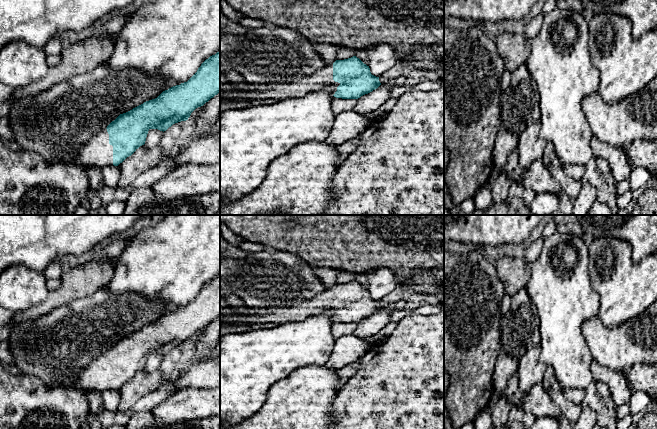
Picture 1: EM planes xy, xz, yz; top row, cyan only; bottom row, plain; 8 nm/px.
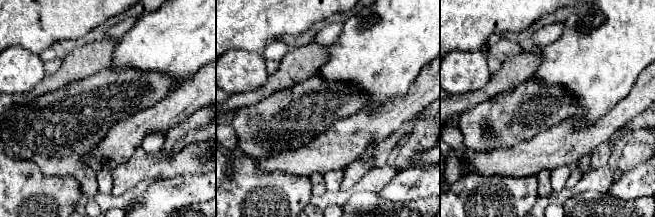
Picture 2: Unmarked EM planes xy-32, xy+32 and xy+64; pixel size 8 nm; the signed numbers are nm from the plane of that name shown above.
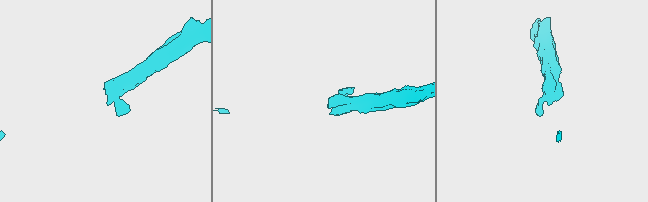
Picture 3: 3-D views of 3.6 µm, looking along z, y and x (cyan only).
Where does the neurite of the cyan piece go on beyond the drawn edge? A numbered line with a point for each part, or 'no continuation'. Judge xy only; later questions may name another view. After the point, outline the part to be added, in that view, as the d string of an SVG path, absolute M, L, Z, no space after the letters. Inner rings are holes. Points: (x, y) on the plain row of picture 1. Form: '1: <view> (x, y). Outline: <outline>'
1: xy (97, 375). Outline: M107 353L94 359L88 366L79 372L70 372L60 376L56 380L47 383L49 387L54 385L76 387L80 391L113 389L113 370L109 368Z

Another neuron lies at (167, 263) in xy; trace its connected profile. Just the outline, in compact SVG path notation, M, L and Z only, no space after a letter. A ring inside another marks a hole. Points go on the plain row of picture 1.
M164 215L157 223L126 237L129 242L115 260L113 277L104 289L111 294L139 294L157 305L162 316L187 306L206 283L220 275L220 215Z

